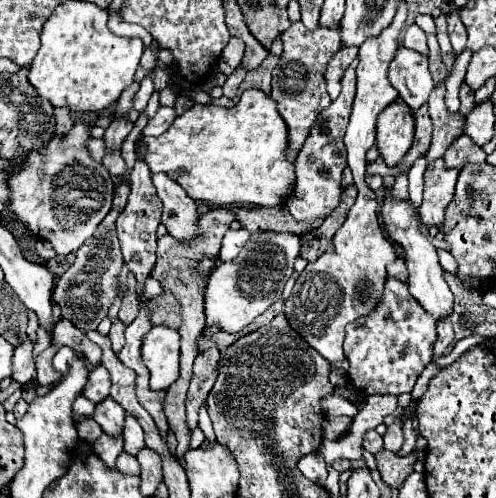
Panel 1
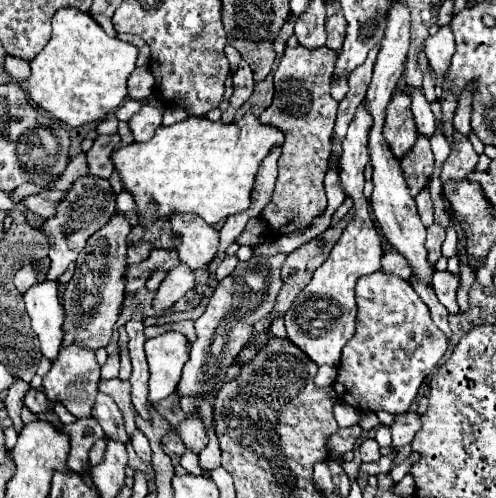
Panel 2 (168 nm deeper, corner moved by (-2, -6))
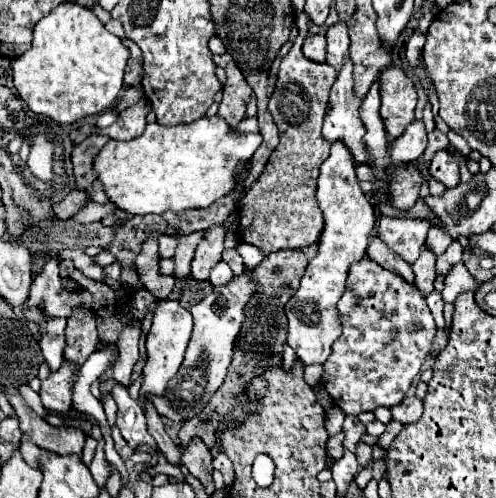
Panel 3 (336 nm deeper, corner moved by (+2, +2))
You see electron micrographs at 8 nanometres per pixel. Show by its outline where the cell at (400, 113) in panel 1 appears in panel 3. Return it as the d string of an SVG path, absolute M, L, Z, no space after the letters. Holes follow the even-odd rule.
M386 68L382 70L382 106L380 114L386 126L386 132L392 140L404 134L404 128L414 120L416 108L416 90L412 80L400 68Z

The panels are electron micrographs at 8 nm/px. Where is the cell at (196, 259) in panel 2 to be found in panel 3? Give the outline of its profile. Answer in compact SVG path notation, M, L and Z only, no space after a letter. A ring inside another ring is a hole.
M220 224L204 232L204 240L198 244L192 260L192 278L208 280L212 266L222 258L222 250L224 250L224 226Z

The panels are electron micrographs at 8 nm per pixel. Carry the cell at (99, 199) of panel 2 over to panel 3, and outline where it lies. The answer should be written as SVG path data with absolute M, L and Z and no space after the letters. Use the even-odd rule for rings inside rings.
M52 256L46 260L44 268L38 272L36 280L32 282L28 306L34 306L34 304L44 306L44 314L50 318L56 318L56 316L68 318L72 312L72 306L78 306L78 304L86 304L88 308L92 308L90 292L64 290L58 274L58 264L60 264L58 256Z

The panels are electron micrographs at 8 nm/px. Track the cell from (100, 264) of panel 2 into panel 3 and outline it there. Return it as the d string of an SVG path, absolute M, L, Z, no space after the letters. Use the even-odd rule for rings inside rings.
M80 304L80 308L76 308L76 316L68 318L64 358L80 366L98 348L98 344L100 338L98 338L96 316L92 310Z

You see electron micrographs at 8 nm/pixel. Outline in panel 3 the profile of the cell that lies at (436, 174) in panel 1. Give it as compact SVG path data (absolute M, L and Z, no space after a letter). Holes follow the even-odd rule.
M424 244L420 250L420 258L414 262L414 274L416 274L416 286L422 292L422 296L428 296L434 290L434 264L436 264L436 254Z

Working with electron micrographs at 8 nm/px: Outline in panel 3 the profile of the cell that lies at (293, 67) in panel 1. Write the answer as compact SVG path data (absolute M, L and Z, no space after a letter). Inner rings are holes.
M305 12L296 14L295 23L299 29L299 34L290 48L290 52L282 58L280 70L278 70L278 80L274 94L270 96L268 110L280 130L280 144L276 146L274 154L270 156L264 172L252 184L248 194L240 202L240 238L244 242L250 242L258 246L264 254L270 254L280 248L302 248L320 238L320 232L324 228L324 214L320 212L320 206L316 204L316 180L320 174L322 162L330 156L330 144L328 140L322 138L322 120L326 112L326 102L330 88L336 80L336 70L330 64L316 64L314 60L308 60L302 56L303 39L309 29L310 20Z

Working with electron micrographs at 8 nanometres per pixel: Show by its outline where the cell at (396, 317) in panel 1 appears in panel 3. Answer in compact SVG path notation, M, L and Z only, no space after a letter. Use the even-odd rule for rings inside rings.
M362 258L352 264L346 292L338 304L342 336L334 342L322 374L328 394L338 408L354 416L378 406L394 408L404 400L436 336L436 322L426 298L404 278L388 272L370 258Z

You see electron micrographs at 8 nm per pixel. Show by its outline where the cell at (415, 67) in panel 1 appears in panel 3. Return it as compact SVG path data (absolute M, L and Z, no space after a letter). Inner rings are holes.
M414 120L406 128L406 132L400 138L396 138L388 148L392 166L414 162L422 156L424 150L426 150L426 126L422 120Z

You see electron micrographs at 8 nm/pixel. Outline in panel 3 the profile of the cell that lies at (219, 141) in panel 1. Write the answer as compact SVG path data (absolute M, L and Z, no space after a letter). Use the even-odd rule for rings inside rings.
M200 118L190 124L180 126L160 126L158 122L148 124L142 136L118 142L110 140L96 156L94 170L98 178L104 182L104 190L110 200L128 214L164 214L166 210L184 212L190 208L208 208L216 200L224 198L236 186L236 176L240 174L240 166L248 164L252 154L262 144L260 134L252 132L234 132L222 118Z

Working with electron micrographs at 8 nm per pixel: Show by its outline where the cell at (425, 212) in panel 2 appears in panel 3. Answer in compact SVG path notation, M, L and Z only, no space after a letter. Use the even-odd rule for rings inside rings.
M382 216L378 224L378 238L400 258L408 260L410 264L418 258L420 246L426 240L430 222L424 218L414 220L398 220Z

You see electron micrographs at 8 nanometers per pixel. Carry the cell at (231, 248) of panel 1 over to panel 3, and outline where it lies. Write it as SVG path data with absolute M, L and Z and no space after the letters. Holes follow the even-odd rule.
M220 260L220 264L216 264L216 266L212 268L212 274L210 274L210 282L212 282L212 286L228 284L230 278L232 278L232 270L230 270L230 266L228 266L224 260Z

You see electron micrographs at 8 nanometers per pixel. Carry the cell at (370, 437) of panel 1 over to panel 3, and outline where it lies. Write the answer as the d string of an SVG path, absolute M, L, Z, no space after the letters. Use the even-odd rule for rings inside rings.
M360 442L360 444L356 446L356 458L358 458L358 464L360 464L360 466L368 466L368 464L372 462L372 448L370 448L368 444Z

